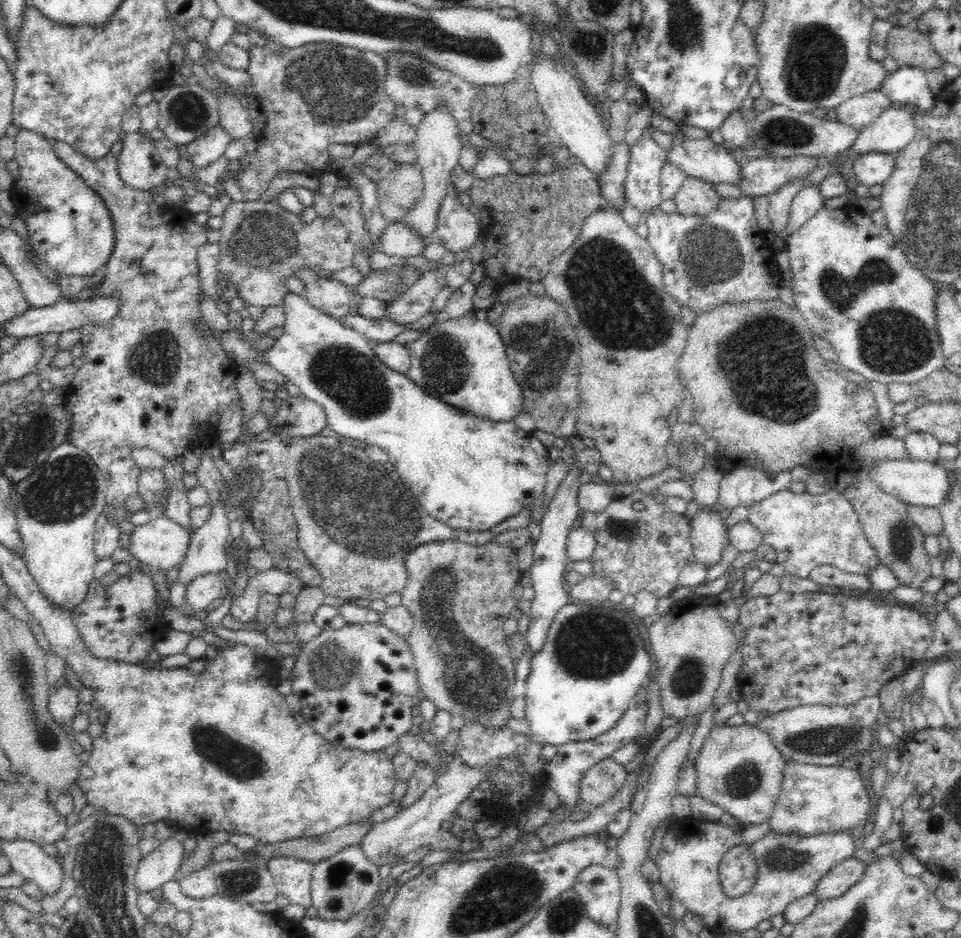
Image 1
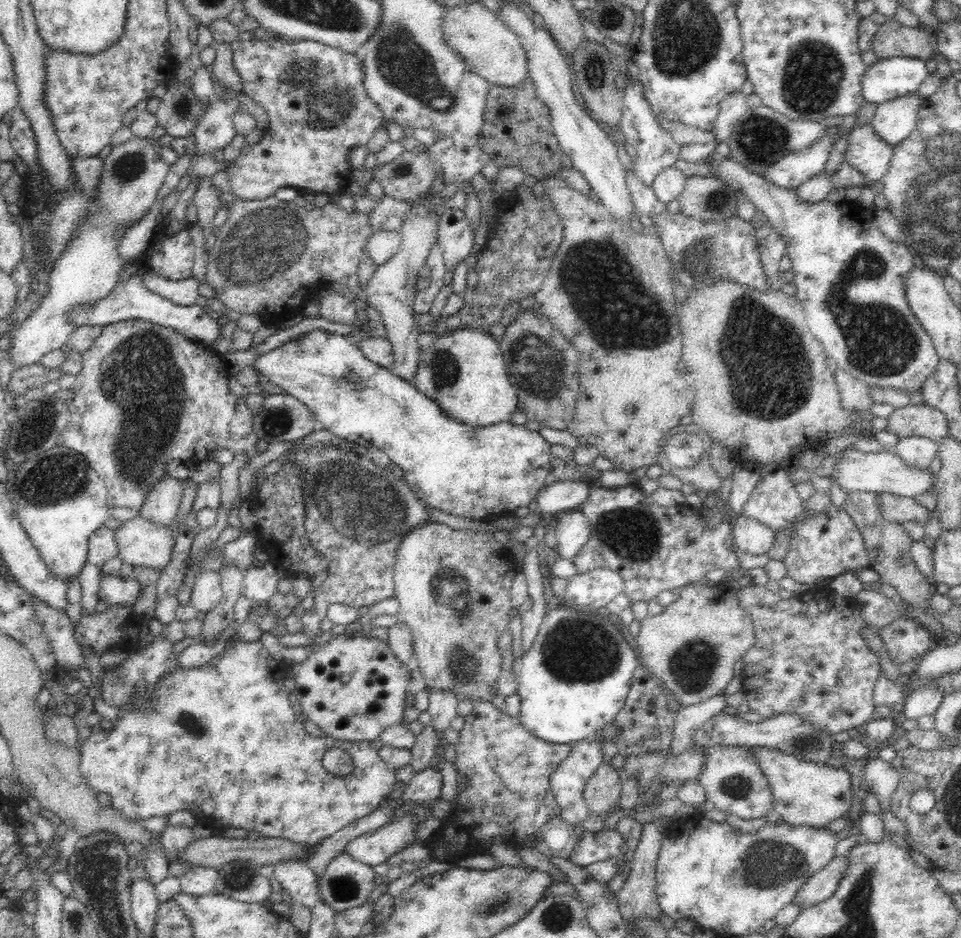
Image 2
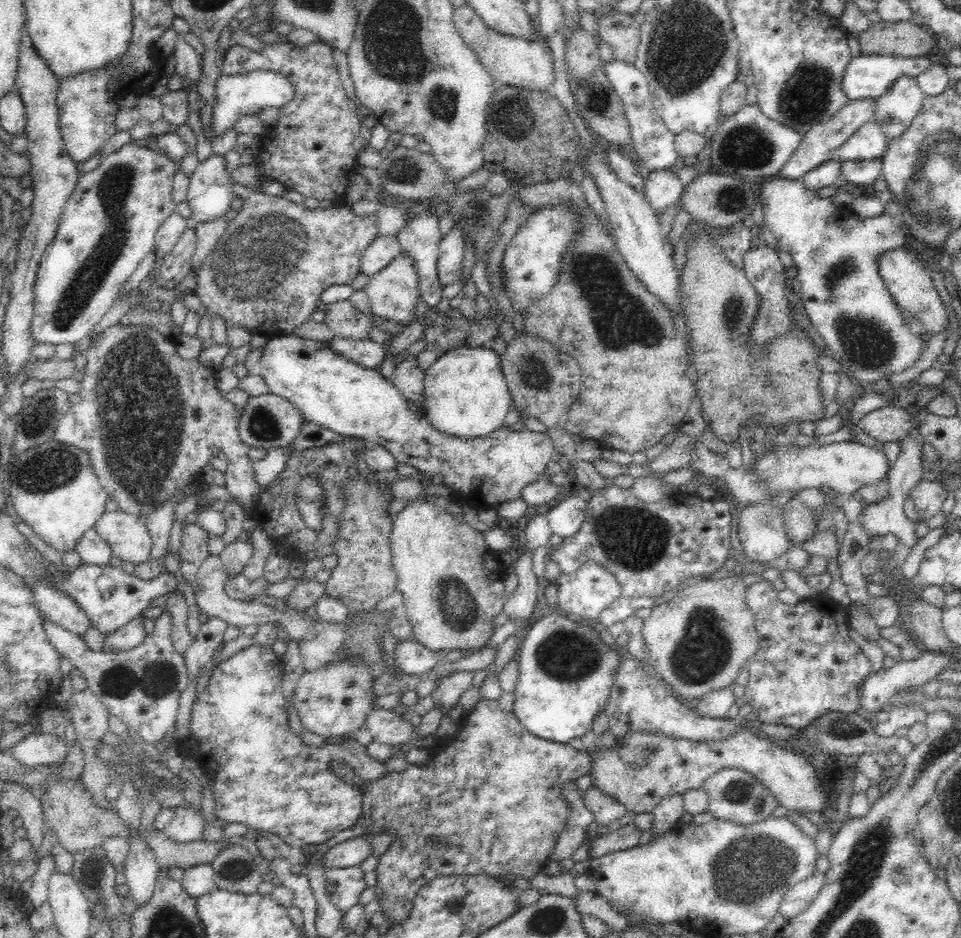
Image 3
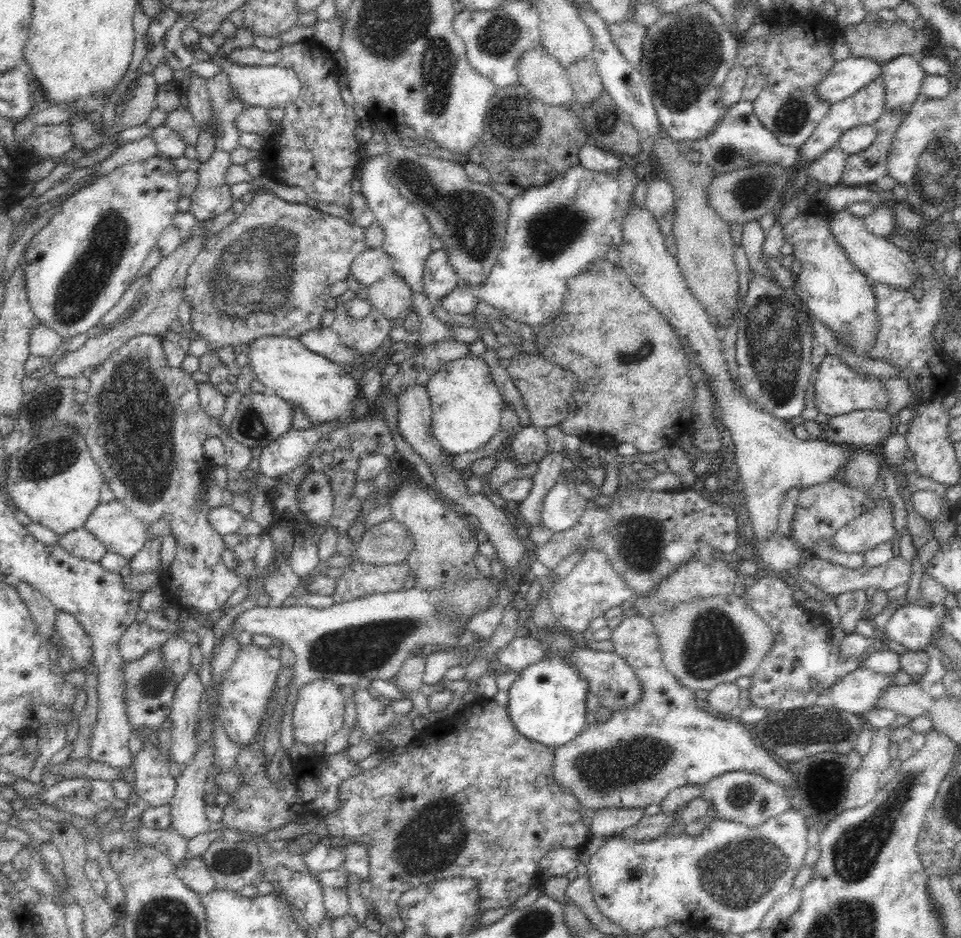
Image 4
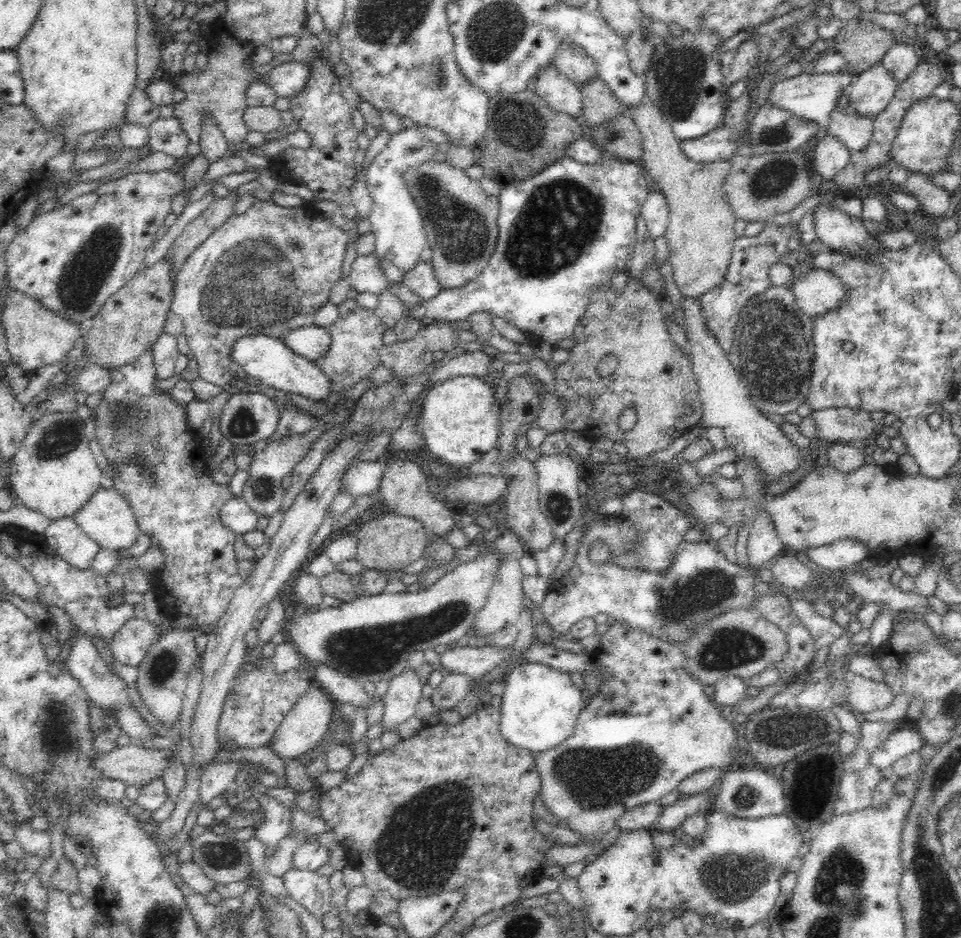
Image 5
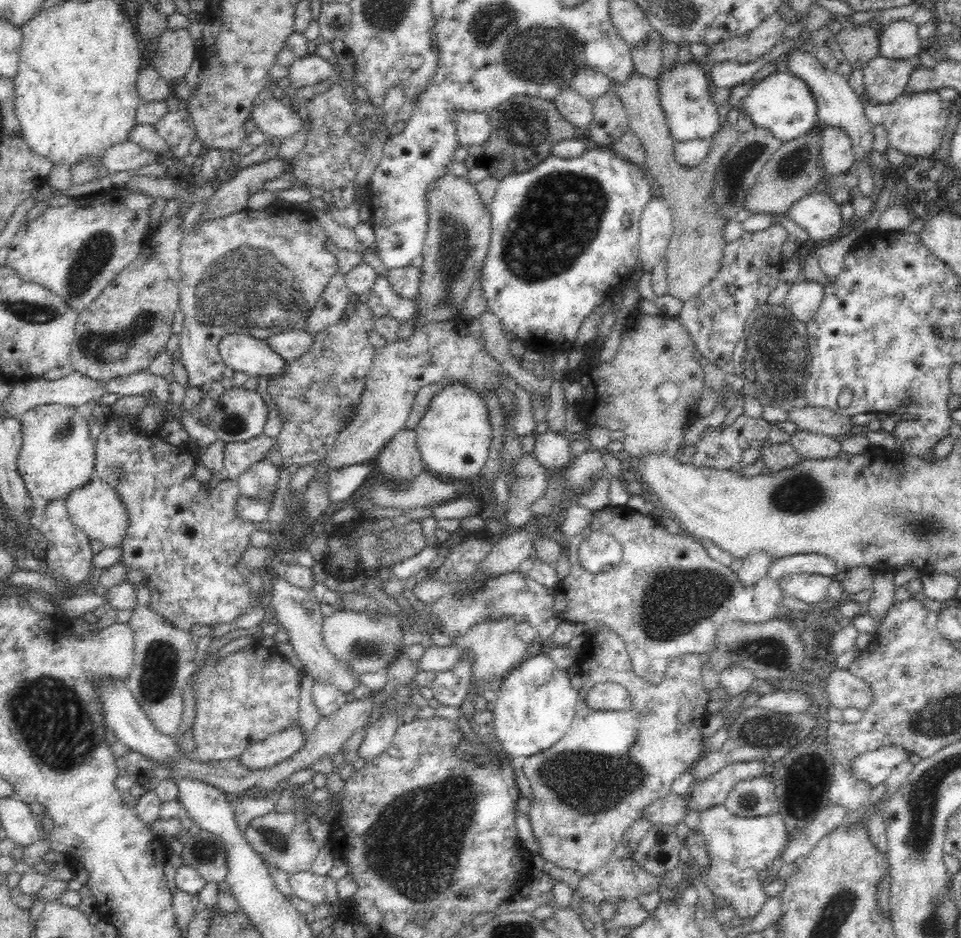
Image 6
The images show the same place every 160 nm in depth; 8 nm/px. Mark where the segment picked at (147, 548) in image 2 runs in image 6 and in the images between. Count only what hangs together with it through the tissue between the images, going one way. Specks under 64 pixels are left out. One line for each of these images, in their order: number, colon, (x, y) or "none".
3: (126, 534)
4: (111, 523)
5: (107, 518)
6: (95, 508)

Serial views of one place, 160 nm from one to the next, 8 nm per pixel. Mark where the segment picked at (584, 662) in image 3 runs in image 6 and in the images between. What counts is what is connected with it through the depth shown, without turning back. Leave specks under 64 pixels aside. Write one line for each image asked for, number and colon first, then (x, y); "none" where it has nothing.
4: (547, 704)
5: (539, 707)
6: (535, 706)

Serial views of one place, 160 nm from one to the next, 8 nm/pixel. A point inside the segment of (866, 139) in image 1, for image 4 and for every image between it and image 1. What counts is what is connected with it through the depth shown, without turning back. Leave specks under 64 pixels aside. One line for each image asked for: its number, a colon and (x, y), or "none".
2: (893, 120)
3: (896, 108)
4: (902, 76)

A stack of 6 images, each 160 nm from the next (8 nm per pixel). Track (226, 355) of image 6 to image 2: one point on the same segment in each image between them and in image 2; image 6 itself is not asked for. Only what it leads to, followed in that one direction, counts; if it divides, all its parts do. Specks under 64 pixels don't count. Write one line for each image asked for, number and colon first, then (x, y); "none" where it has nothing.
2: (479, 473)
3: (329, 390)
4: (324, 390)
5: (267, 358)

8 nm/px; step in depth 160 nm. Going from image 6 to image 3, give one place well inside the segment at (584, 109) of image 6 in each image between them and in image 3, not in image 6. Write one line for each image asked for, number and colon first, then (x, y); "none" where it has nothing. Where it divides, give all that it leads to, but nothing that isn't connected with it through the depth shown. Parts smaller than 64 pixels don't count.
3: (512, 61)
4: (540, 73)
5: (564, 96)

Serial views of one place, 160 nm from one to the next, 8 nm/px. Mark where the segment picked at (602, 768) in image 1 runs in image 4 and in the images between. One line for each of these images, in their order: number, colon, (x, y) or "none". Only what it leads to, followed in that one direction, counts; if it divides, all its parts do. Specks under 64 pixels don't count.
2: (603, 790)
3: (605, 809)
4: (608, 821)

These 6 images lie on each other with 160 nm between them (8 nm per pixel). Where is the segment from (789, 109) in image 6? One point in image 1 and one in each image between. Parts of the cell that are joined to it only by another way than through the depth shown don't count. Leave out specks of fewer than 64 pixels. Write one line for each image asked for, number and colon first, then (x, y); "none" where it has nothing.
1: (908, 85)
2: (885, 79)
3: (866, 76)
4: (846, 76)
5: (810, 97)

